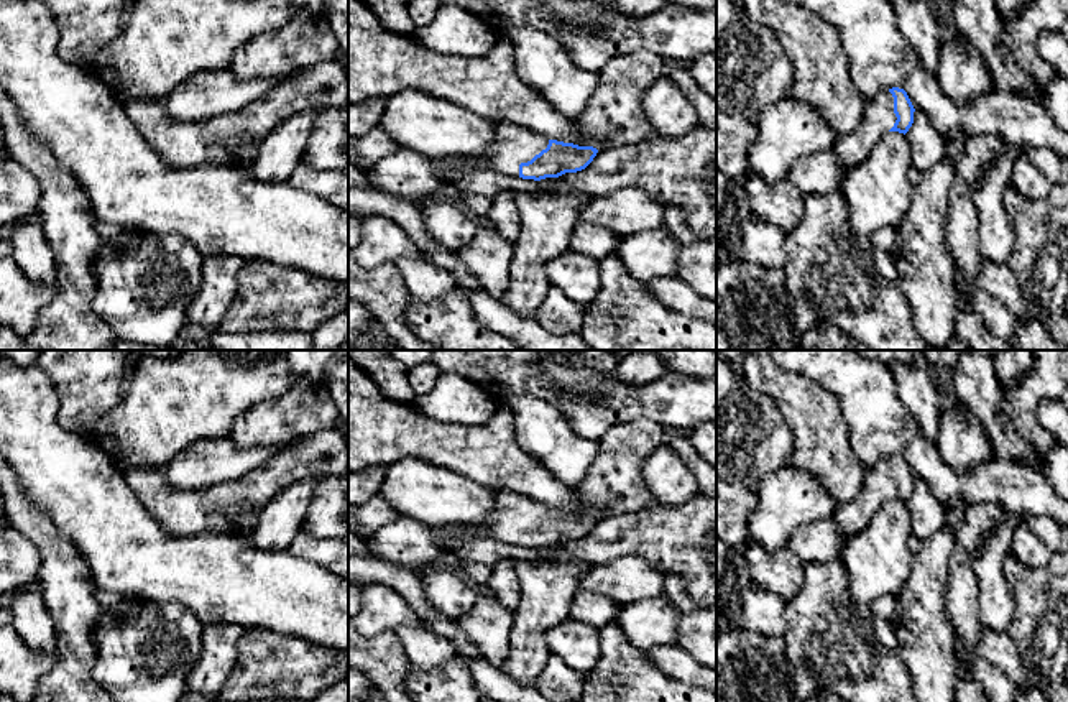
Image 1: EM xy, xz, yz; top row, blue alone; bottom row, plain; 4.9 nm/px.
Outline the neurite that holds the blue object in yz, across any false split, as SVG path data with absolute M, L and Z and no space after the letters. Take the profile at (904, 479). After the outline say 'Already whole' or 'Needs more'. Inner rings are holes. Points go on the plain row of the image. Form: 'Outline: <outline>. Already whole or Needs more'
Outline: M892 455L872 465L859 495L835 508L833 518L848 541L863 531L886 500L907 501L914 492L914 473L904 457Z. Needs more

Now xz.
Outline: M501 490L488 518L467 526L476 534L495 536L508 544L541 549L582 539L596 521L593 515L547 508L522 493Z. Needs more

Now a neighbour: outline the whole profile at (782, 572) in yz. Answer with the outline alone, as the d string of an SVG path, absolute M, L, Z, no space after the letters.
M749 543L743 551L749 582L790 602L803 580L803 561L787 546L769 554L761 544Z

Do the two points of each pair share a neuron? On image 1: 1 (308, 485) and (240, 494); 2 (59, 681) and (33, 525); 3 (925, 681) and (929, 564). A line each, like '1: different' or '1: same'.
1: different
2: same
3: same

